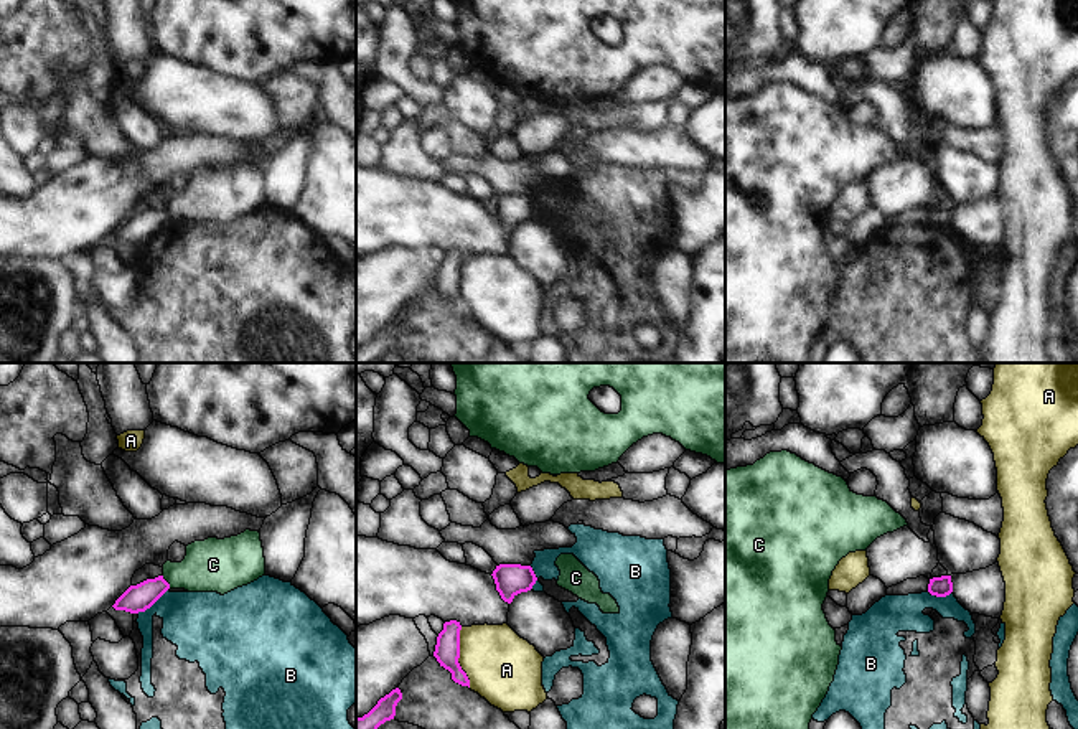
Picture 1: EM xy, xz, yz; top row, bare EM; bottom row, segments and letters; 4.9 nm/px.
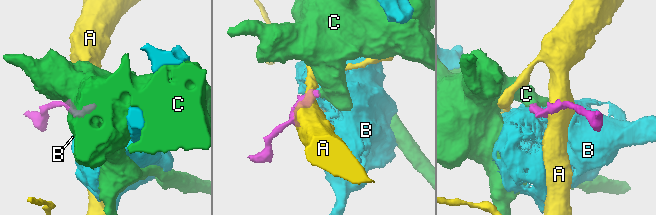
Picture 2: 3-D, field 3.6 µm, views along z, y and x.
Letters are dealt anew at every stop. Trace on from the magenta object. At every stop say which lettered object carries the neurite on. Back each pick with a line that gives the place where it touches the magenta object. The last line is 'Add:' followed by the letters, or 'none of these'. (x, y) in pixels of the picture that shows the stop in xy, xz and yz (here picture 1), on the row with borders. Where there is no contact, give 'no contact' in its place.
Add: none of these

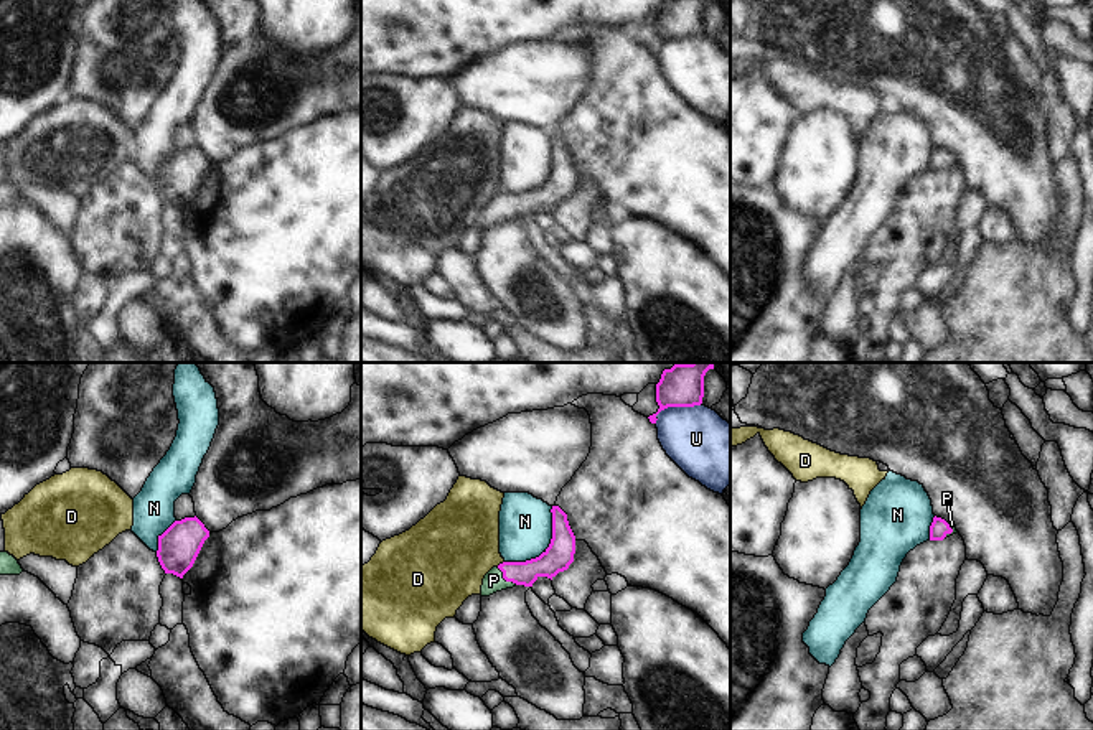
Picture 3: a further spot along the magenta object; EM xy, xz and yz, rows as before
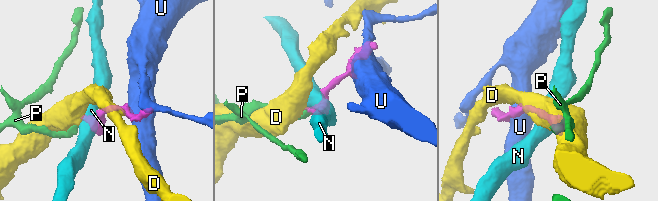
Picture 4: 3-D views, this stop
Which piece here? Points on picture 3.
P: contact xz (505, 579)
Add: P

